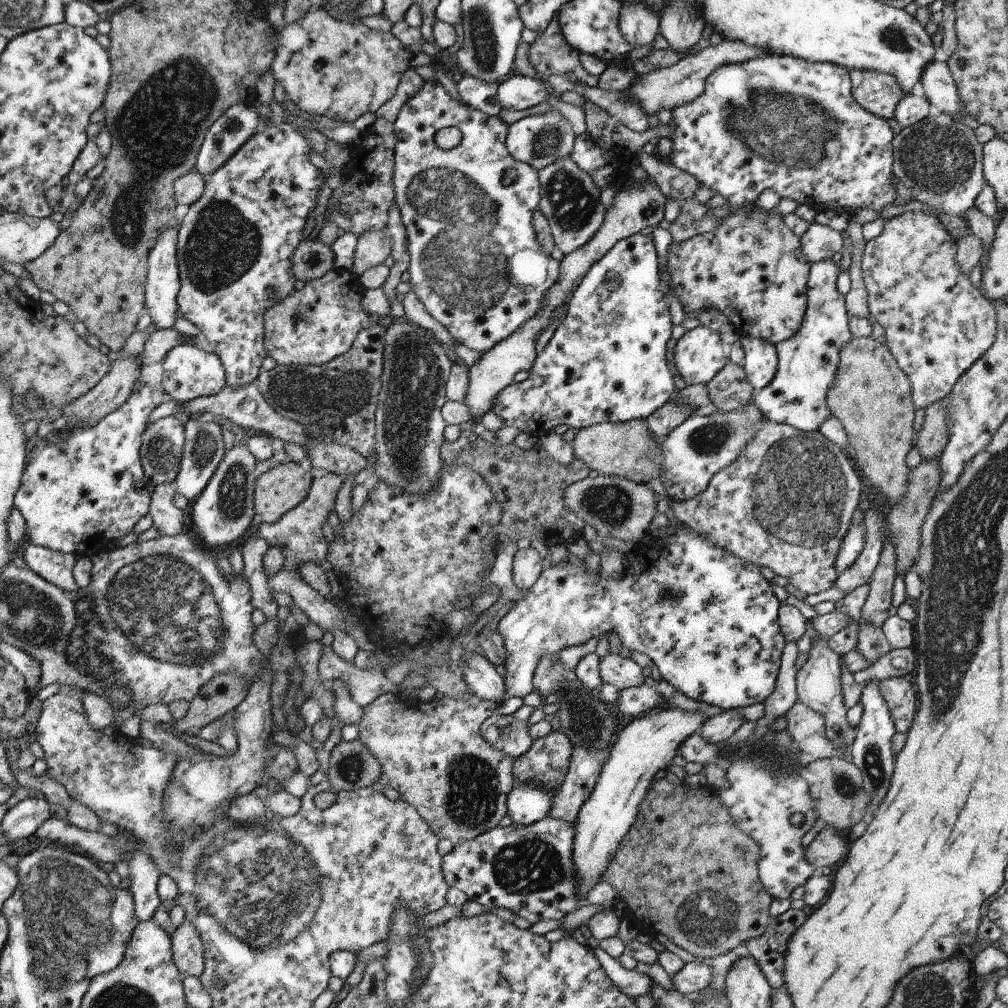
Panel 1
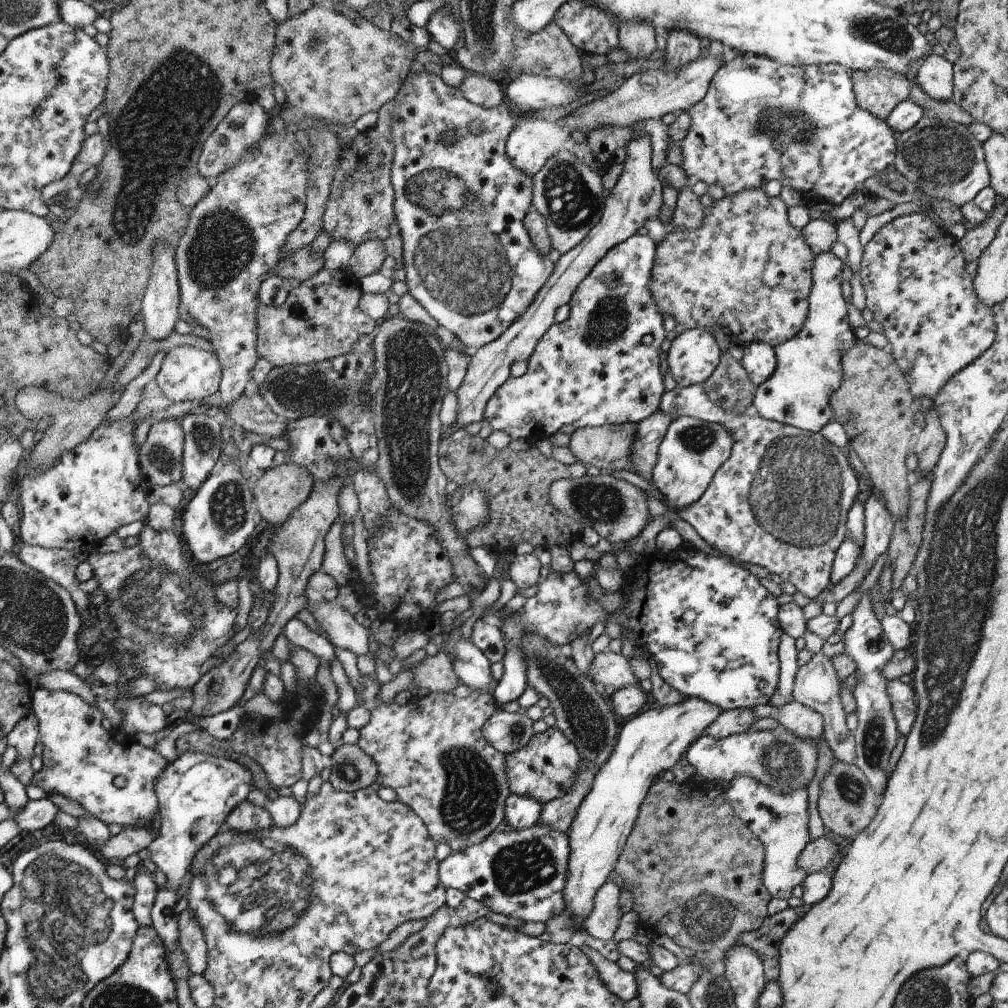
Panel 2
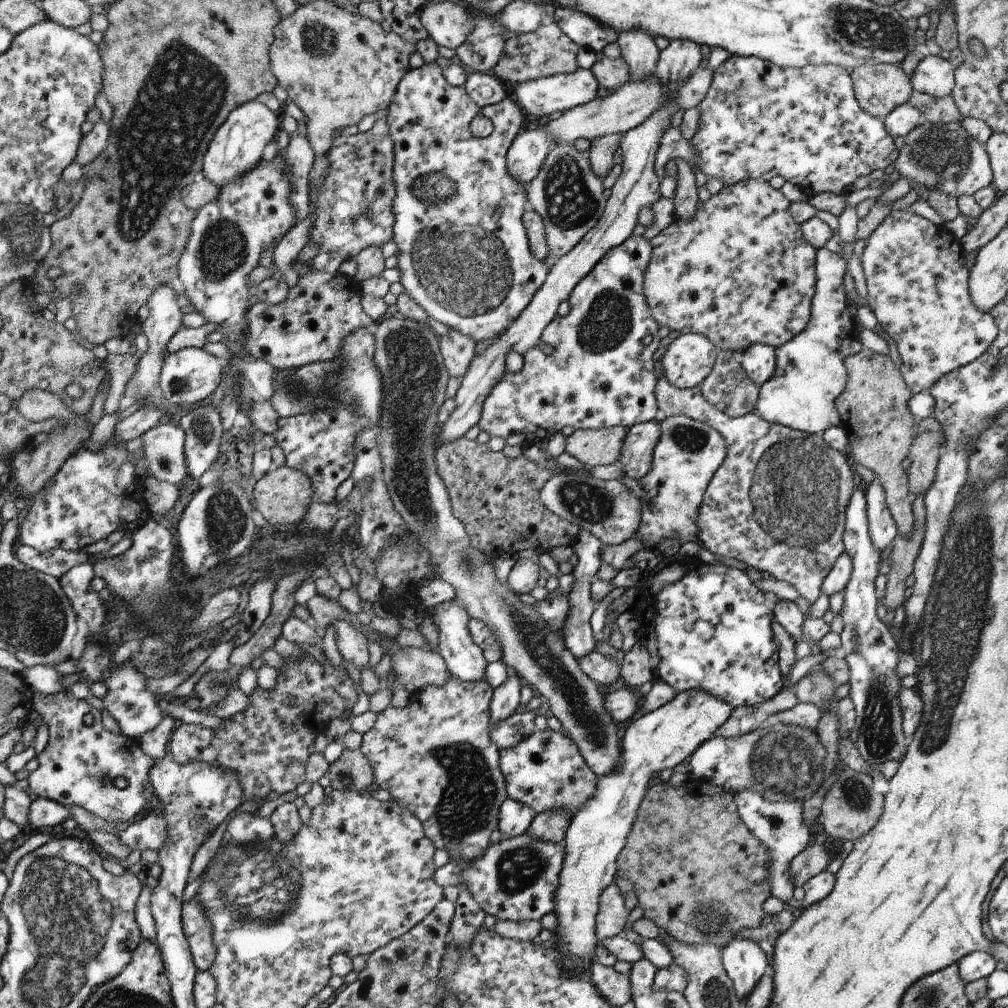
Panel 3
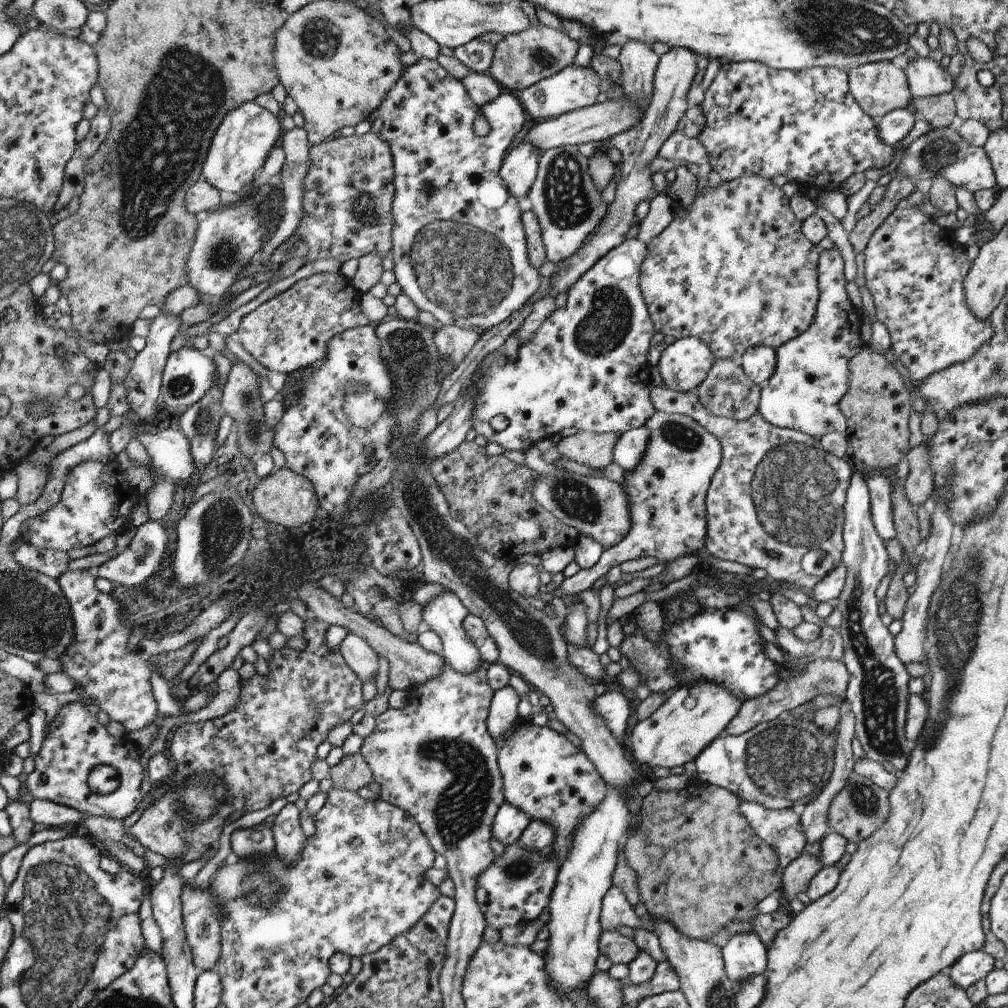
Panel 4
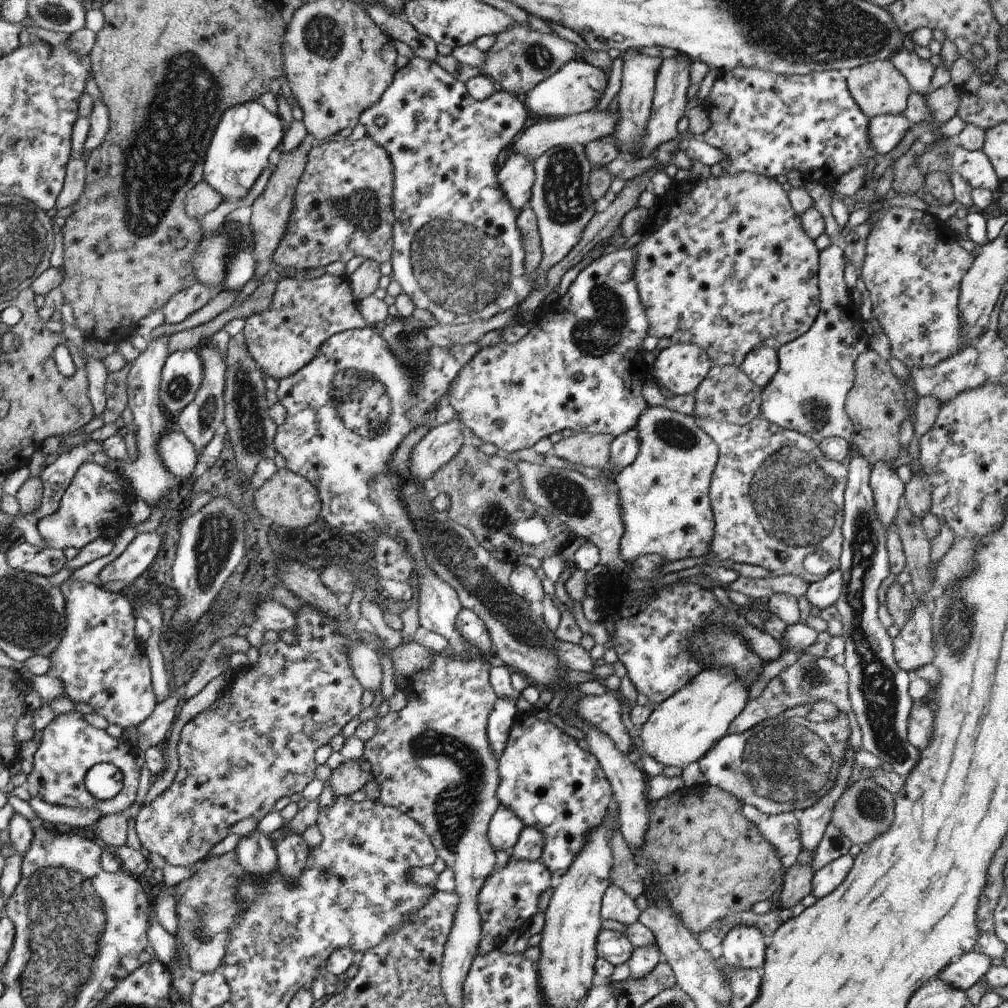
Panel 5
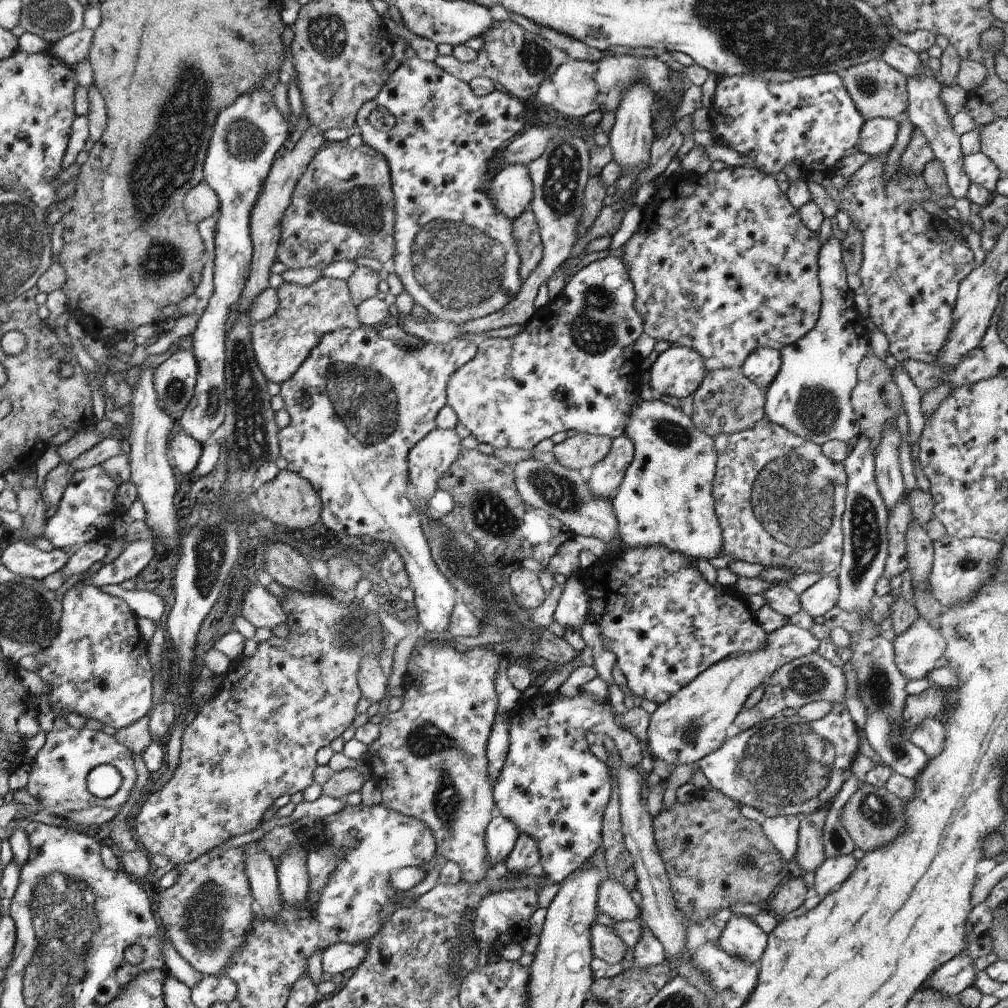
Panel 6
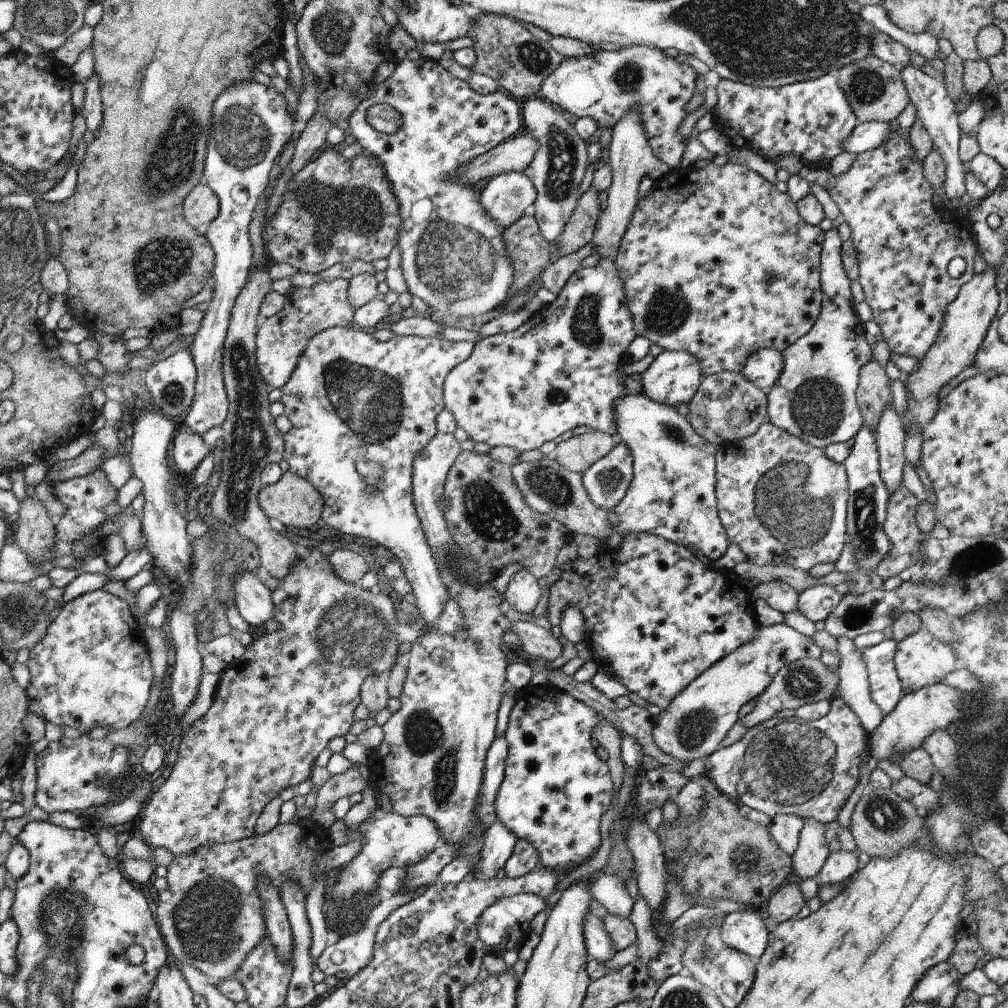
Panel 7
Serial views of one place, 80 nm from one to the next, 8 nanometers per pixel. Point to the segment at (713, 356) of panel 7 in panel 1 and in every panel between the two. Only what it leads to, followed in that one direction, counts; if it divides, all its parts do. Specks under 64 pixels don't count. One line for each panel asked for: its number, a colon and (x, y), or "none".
1: (750, 266)
2: (746, 268)
3: (740, 272)
4: (733, 269)
5: (730, 268)
6: (731, 267)

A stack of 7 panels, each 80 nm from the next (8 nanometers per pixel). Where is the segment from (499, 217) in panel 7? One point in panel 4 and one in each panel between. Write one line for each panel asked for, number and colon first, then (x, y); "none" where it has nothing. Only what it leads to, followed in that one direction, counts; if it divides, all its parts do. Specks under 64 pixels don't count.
4: (519, 172)
5: (516, 177)
6: (511, 190)

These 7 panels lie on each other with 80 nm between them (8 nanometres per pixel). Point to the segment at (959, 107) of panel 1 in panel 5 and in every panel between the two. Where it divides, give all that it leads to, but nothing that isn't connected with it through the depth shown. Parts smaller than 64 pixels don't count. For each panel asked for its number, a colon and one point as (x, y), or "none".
2: (935, 76)
3: (935, 76)
4: (926, 77)
5: (918, 71)

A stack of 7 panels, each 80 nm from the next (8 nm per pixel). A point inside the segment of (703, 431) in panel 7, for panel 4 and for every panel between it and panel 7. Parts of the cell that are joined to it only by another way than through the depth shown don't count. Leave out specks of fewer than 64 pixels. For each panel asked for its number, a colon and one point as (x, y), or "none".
4: (727, 392)
5: (726, 394)
6: (725, 402)

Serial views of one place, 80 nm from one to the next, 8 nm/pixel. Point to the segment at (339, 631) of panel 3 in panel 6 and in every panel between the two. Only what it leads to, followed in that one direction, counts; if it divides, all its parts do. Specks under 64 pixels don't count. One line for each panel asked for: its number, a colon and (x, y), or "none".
4: (361, 658)
5: (366, 662)
6: (373, 681)

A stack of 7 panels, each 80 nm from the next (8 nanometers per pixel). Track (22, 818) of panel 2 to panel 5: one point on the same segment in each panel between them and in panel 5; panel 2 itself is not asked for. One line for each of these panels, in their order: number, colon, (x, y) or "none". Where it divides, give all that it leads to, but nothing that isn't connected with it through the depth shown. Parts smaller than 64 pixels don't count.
3: (43, 813)
4: (42, 811)
5: (64, 817)

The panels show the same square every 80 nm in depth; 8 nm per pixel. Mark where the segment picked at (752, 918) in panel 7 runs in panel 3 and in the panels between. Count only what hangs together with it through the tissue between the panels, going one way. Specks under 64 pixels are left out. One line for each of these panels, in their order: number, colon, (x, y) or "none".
3: (745, 962)
4: (744, 955)
5: (744, 946)
6: (741, 936)

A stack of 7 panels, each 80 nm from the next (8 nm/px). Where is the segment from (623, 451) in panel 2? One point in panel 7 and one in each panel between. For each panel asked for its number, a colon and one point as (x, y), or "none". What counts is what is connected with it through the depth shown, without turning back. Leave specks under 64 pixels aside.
3: (592, 447)
4: (593, 449)
5: (582, 448)
6: (584, 450)
7: (577, 453)

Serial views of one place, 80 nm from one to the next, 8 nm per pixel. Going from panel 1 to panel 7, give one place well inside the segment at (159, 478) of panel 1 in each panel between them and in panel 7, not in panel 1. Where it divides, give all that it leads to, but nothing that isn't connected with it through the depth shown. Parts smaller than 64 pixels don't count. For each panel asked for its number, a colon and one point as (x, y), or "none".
2: (161, 454)
3: (164, 445)
4: (170, 450)
5: (179, 456)
6: (184, 451)
7: (188, 449)

